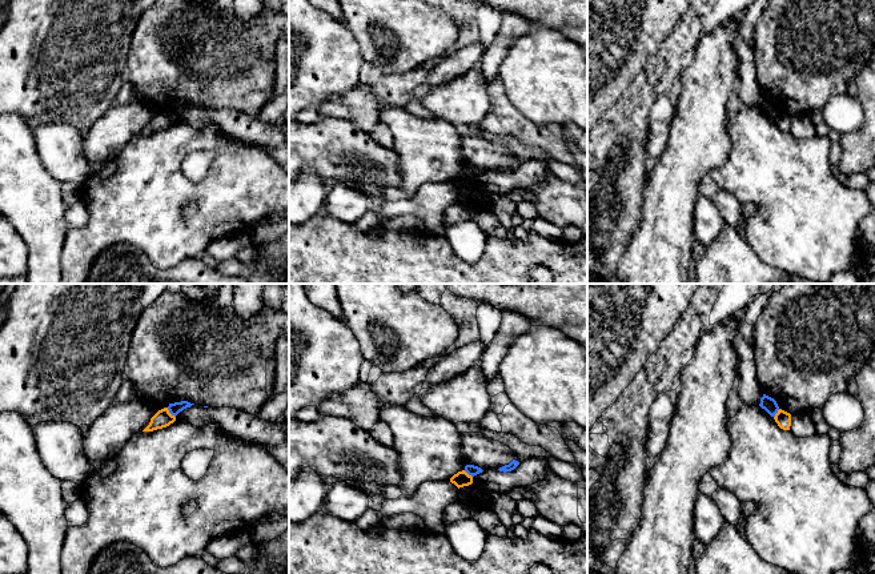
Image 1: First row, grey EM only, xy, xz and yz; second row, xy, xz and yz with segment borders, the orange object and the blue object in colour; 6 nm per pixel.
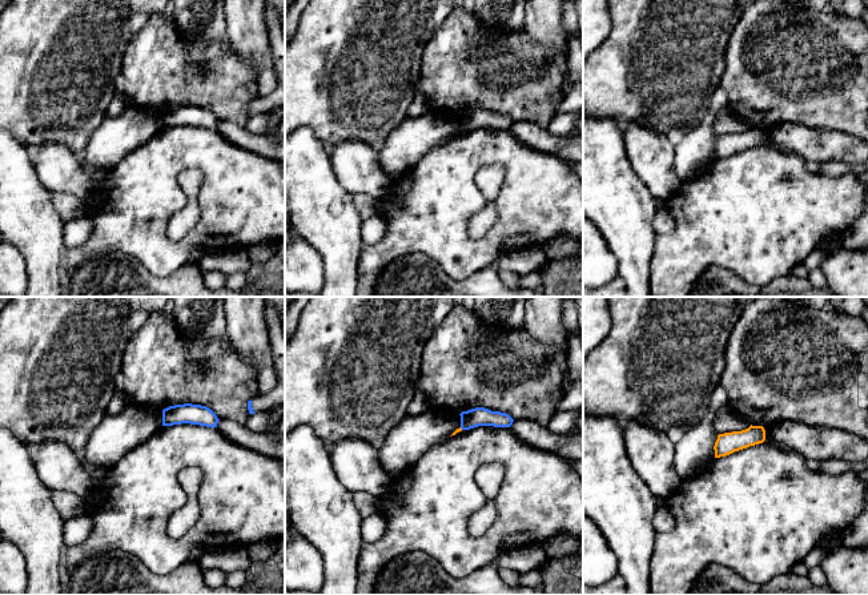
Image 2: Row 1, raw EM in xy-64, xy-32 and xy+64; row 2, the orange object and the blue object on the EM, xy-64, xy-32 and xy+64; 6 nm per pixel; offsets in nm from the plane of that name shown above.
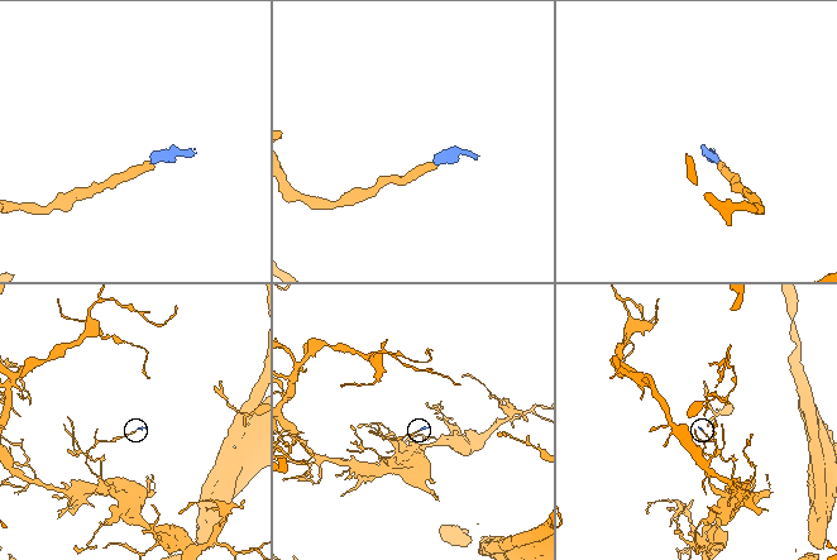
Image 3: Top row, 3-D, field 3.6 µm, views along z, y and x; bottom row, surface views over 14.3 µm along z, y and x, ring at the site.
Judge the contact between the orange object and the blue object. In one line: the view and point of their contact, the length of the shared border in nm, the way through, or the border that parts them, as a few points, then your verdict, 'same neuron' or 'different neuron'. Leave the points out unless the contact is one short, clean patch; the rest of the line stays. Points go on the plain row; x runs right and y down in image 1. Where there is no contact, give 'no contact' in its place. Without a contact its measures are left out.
xy (169, 115) | 80 nm | along xy (167, 109), (175, 119) | different neuron

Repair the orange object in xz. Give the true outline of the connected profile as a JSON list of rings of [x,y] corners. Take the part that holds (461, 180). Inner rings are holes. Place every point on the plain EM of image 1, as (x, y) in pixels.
[[[465,172],[458,173],[450,180],[450,184],[454,185],[458,190],[469,188],[473,185],[473,178],[469,177]]]

